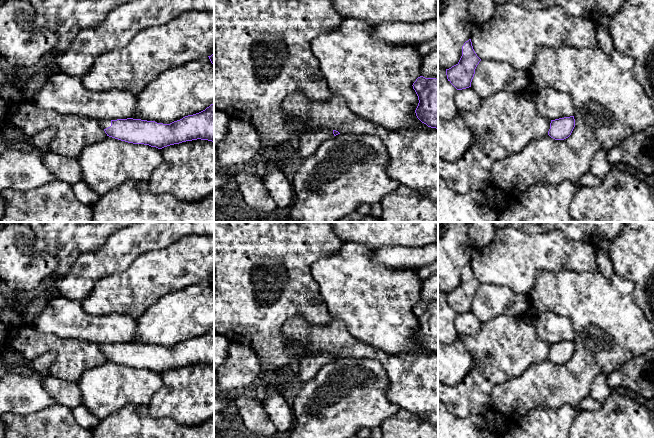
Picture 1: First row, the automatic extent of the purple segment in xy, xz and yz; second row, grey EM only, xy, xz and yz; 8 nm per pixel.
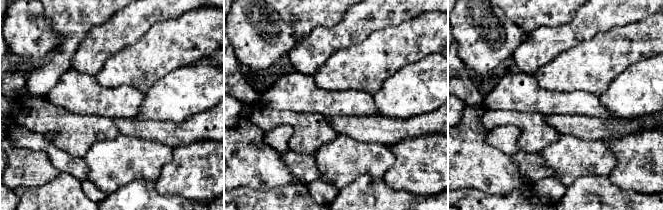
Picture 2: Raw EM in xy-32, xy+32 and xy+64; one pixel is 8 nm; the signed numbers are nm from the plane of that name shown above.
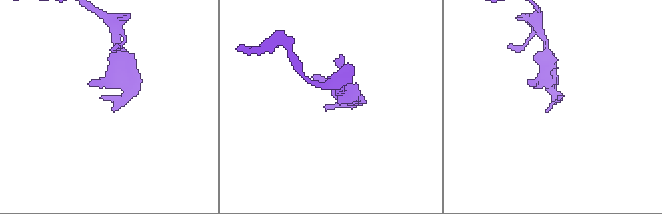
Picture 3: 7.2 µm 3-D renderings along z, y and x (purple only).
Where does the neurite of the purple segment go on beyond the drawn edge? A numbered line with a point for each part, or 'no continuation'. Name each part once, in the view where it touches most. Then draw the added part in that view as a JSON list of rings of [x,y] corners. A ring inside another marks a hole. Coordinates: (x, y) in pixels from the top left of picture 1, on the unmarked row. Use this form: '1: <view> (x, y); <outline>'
1: xy (105, 348); [[[102,344],[100,348],[103,353],[106,353],[111,350],[111,344]]]

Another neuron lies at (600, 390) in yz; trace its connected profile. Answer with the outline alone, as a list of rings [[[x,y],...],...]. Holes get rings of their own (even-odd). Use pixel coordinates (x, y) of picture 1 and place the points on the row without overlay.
[[[600,374],[593,381],[589,396],[596,401],[604,403],[609,397],[611,391],[612,389],[608,385],[608,375]]]

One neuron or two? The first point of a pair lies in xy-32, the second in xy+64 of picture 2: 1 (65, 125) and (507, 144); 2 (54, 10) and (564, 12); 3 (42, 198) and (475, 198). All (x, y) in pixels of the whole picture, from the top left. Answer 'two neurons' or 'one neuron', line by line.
1: two neurons
2: one neuron
3: one neuron

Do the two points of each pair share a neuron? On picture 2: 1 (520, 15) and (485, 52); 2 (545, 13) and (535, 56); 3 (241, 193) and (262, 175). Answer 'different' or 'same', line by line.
1: different
2: different
3: different

